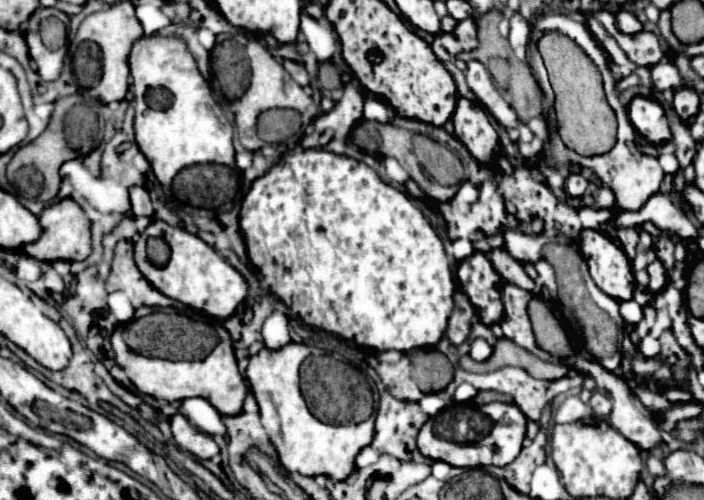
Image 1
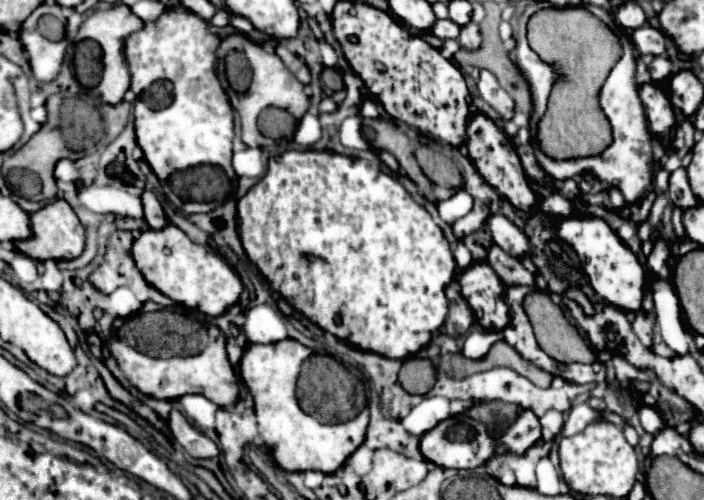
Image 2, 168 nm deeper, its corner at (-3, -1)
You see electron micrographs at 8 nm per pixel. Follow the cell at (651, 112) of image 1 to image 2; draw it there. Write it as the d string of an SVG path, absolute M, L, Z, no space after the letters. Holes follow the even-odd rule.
M642 84L640 86L640 100L642 100L644 112L646 112L650 132L652 134L668 134L676 124L668 94L660 86Z

